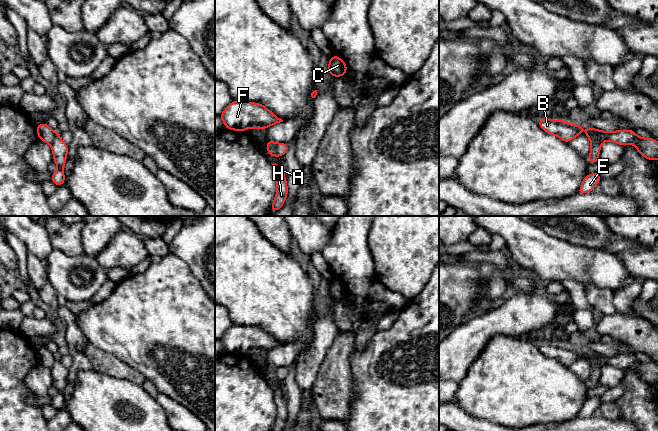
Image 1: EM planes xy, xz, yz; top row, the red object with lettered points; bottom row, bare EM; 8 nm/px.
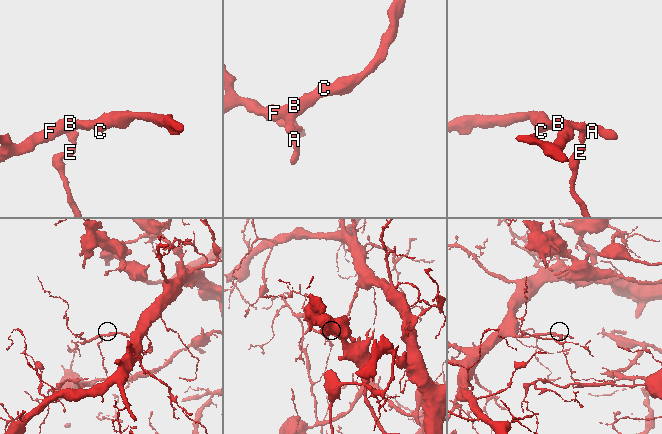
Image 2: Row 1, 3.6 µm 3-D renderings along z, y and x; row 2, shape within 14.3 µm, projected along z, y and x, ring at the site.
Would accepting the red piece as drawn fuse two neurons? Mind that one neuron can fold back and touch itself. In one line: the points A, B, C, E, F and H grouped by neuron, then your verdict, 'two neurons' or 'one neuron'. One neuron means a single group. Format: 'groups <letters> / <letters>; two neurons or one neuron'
groups A B C F H / E; two neurons

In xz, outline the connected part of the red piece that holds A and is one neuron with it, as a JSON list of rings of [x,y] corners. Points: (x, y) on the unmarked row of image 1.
[[[272,388],[274,391],[274,400],[277,408],[277,416],[271,431],[282,431],[288,420],[288,410],[283,391],[278,388]]]

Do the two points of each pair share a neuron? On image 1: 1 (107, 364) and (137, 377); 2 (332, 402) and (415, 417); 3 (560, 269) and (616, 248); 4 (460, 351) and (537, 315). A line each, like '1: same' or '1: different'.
1: same
2: different
3: different
4: same

